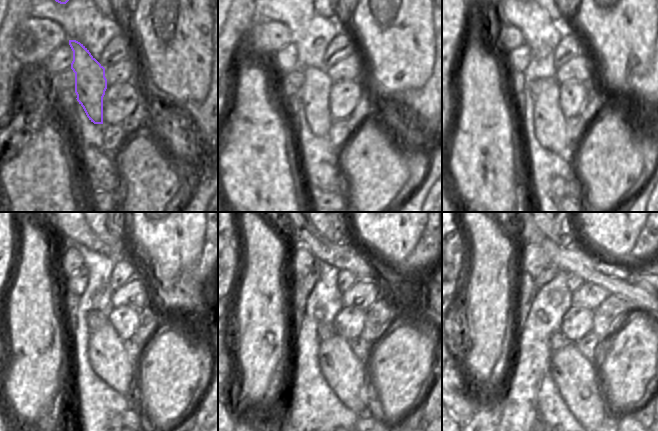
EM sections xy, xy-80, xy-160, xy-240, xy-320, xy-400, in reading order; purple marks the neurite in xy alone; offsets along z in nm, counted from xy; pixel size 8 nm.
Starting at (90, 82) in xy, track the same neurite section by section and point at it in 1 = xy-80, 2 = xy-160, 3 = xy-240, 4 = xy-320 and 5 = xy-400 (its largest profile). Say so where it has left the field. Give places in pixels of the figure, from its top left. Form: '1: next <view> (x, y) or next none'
1: next xy-80 (314, 92)
2: next xy-160 (549, 122)
3: next xy-240 (107, 356)
4: next xy-320 (346, 375)
5: next xy-400 (575, 377)

